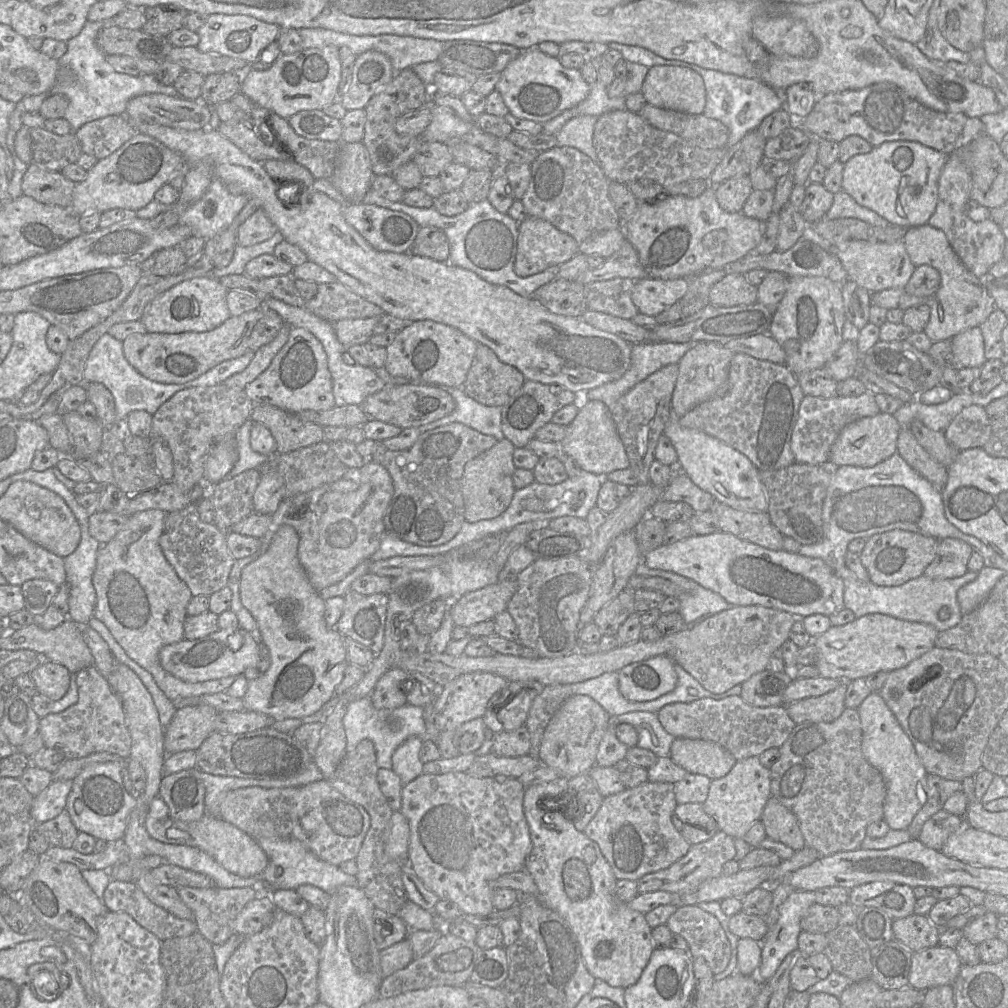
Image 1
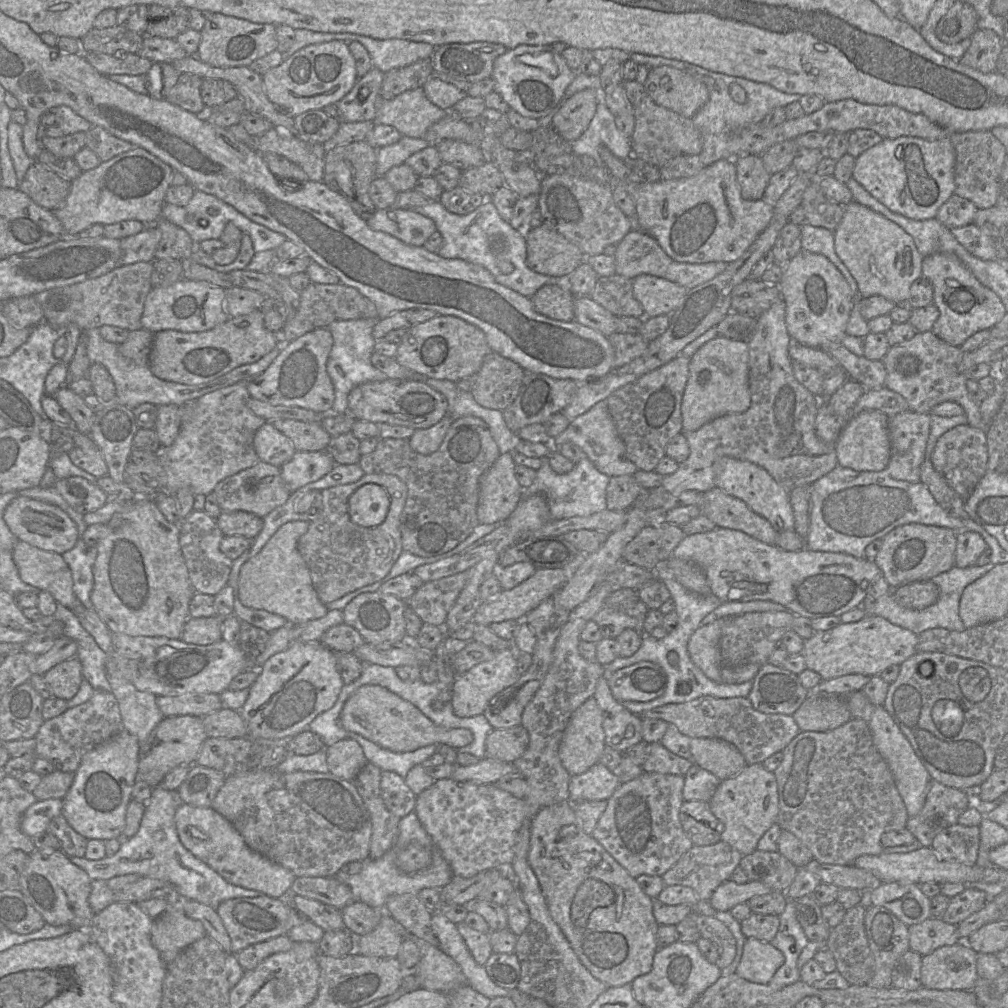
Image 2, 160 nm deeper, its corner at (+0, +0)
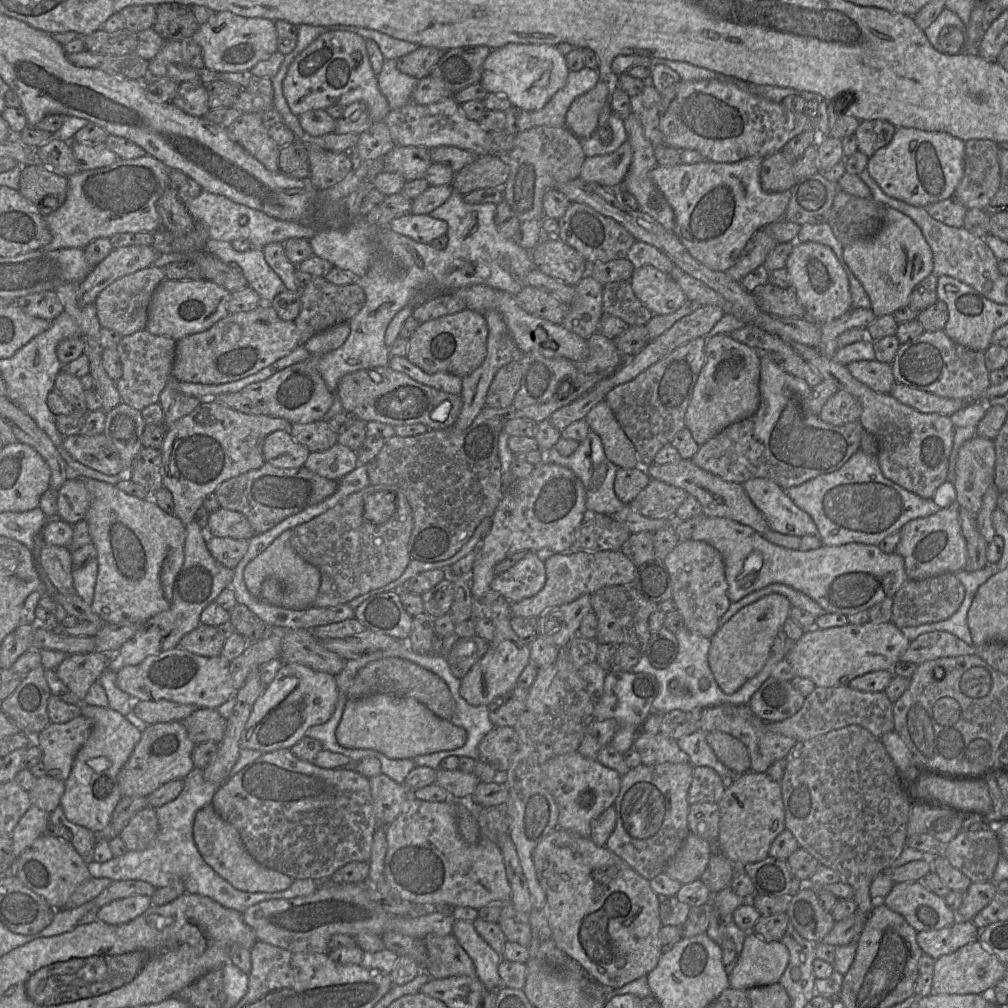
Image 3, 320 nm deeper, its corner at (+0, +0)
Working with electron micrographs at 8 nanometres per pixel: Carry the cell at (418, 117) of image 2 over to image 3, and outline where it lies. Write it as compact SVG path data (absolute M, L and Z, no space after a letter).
M396 59L385 60L377 75L378 87L387 99L391 109L402 107L411 102L411 96L419 79L400 72Z

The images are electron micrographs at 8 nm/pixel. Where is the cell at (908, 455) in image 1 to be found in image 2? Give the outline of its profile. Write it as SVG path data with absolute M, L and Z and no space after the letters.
M925 459L921 465L920 481L924 483L937 503L952 516L969 518L965 511L965 500L959 496L934 469L931 459Z

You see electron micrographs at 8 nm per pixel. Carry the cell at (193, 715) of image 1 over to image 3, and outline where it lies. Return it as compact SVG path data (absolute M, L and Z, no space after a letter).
M181 721L142 725L142 736L118 774L122 797L148 797L162 785L173 780L184 780L194 769L192 752L196 744L191 740Z

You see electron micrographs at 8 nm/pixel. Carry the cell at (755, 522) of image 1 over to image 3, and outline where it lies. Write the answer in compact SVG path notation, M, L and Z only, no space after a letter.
M679 459L667 464L652 463L645 468L651 479L656 479L675 487L682 488L689 495L694 496L702 506L702 513L706 517L729 518L745 526L753 528L760 534L770 530L769 523L761 511L753 504L742 484L727 482L720 477L707 472L697 465L691 459Z

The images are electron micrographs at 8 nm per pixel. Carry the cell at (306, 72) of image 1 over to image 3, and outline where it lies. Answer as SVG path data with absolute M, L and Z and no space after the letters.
M335 30L318 36L300 52L283 80L283 95L291 112L299 116L332 105L346 107L353 102L362 102L367 106L372 122L384 120L390 107L378 87L365 42L359 34Z

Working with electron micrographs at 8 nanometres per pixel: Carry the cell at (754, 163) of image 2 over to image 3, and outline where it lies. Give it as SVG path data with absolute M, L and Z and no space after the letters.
M782 151L763 159L760 173L762 189L767 192L791 190L798 182L793 173L793 164Z

